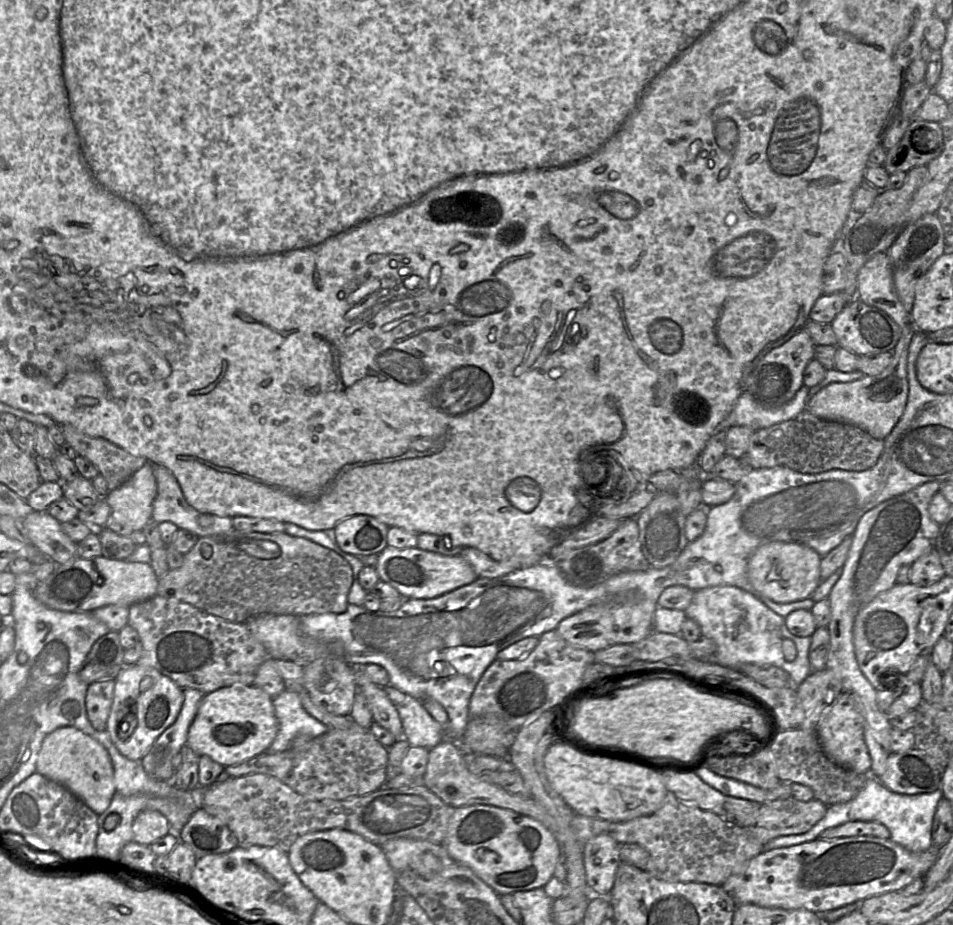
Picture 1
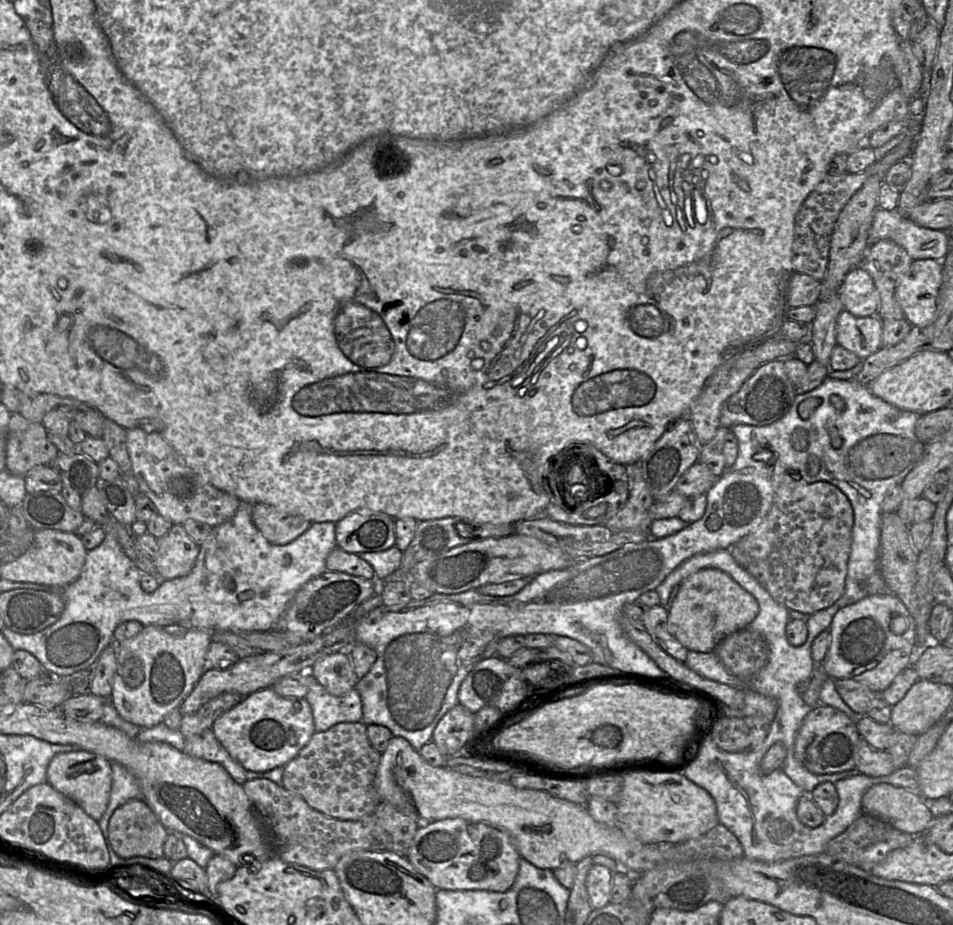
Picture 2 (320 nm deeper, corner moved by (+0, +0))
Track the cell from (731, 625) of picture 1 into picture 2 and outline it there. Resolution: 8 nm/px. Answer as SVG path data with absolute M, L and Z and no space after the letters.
M728 549L698 554L680 564L655 589L660 598L660 605L668 608L673 588L680 585L687 577L705 568L718 569L727 573L743 589L755 597L759 604L759 613L753 622L751 622L749 628L761 633L766 638L769 646L769 659L763 670L750 683L744 683L736 676L728 672L714 652L703 653L689 651L684 662L686 666L706 679L726 684L737 689L750 689L759 694L772 697L777 701L778 710L771 722L769 734L767 735L763 745L765 745L765 750L769 750L776 742L782 742L784 744L787 750L787 755L780 769L804 793L810 794L816 786L823 782L831 782L835 784L842 779L858 774L859 772L857 770L844 771L834 774L813 774L809 772L794 756L794 744L797 732L806 715L814 709L803 701L802 696L796 692L796 686L798 683L810 679L814 670L814 661L811 655L812 643L821 632L829 630L834 616L840 609L839 605L834 604L810 615L806 621L808 627L806 642L798 647L792 646L789 644L786 637L786 627L788 622L791 620L789 610L775 601L767 590L752 575L750 575L745 568L736 562L731 551Z

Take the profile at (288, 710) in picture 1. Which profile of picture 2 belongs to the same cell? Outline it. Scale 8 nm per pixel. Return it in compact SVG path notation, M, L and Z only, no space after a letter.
M312 675L305 699L310 704L315 732L323 732L342 722L361 722L363 718L361 695L352 689L343 696L329 694Z

